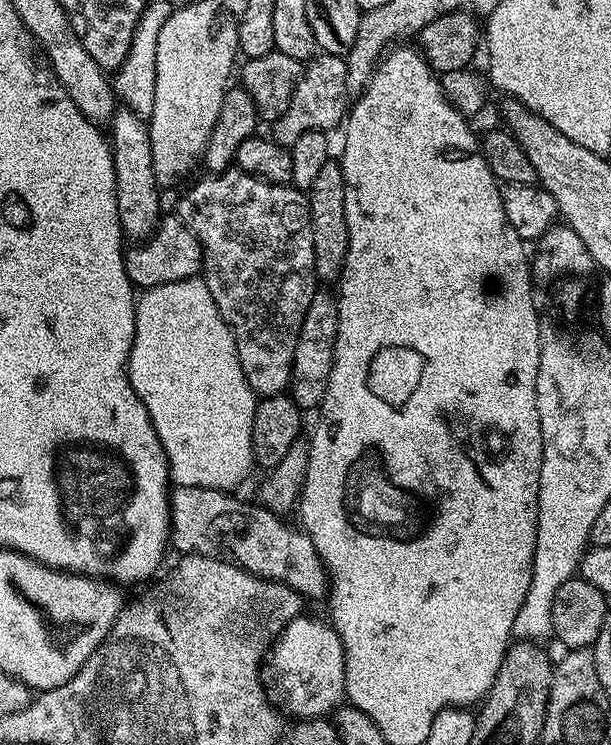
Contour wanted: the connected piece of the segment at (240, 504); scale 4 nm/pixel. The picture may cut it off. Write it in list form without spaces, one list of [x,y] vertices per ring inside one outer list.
[[[176,486],[170,492],[170,511],[170,544],[173,549],[177,548],[177,553],[227,557],[231,563],[255,576],[284,583],[302,598],[320,596],[323,592],[325,595],[329,591],[328,571],[324,568],[315,544],[310,542],[307,531],[283,524],[280,521],[283,519],[263,504],[247,504],[231,491]]]

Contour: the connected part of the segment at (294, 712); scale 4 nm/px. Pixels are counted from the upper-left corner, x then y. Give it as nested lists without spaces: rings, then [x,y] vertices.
[[[301,614],[289,620],[276,637],[270,649],[270,664],[272,660],[272,672],[276,675],[276,688],[284,699],[283,711],[289,717],[300,720],[315,720],[324,718],[333,711],[336,705],[345,699],[344,695],[344,647],[338,638],[336,629],[331,623],[315,620],[312,616]]]

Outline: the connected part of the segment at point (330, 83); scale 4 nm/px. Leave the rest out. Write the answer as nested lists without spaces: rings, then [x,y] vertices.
[[[320,54],[301,71],[300,81],[288,103],[288,109],[271,125],[271,135],[285,146],[290,146],[307,132],[327,133],[345,119],[350,108],[347,88],[347,62],[342,56]]]

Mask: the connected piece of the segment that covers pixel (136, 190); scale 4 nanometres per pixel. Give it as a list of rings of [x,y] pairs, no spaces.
[[[120,106],[114,112],[110,128],[110,143],[114,170],[116,171],[116,197],[118,198],[118,218],[125,237],[143,242],[160,226],[160,195],[162,189],[156,183],[154,162],[150,150],[150,134],[145,117],[136,116],[129,108]]]

